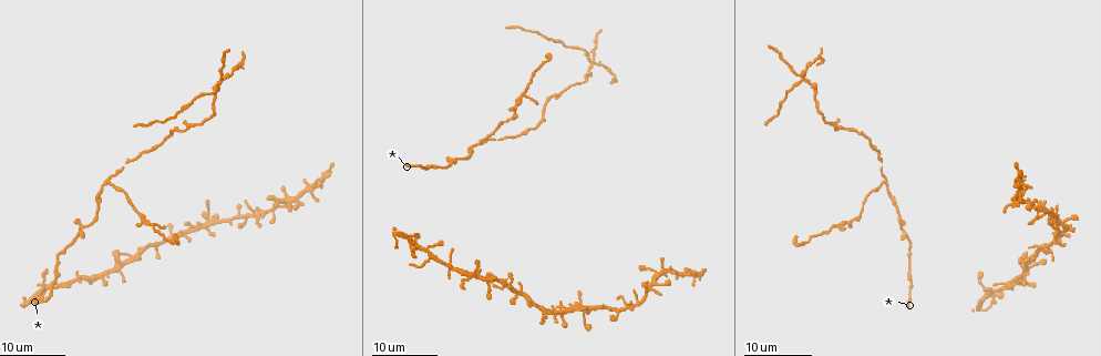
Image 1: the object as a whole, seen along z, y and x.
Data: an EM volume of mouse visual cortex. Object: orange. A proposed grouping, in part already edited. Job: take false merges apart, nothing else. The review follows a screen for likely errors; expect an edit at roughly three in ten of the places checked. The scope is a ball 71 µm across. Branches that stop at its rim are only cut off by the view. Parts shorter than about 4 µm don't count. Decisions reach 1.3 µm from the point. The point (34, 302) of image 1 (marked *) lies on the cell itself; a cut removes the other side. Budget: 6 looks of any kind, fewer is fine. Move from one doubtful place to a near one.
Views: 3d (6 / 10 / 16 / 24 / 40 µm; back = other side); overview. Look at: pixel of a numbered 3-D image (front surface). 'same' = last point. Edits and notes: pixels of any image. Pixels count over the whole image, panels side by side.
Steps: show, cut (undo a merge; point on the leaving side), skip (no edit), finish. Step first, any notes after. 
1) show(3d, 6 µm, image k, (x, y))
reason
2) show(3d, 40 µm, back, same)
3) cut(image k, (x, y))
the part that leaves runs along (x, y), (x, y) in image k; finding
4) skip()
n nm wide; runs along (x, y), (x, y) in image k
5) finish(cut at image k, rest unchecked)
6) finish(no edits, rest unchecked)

show(3d, 16 µm, image 1, (461, 159))
two arms in line, one across

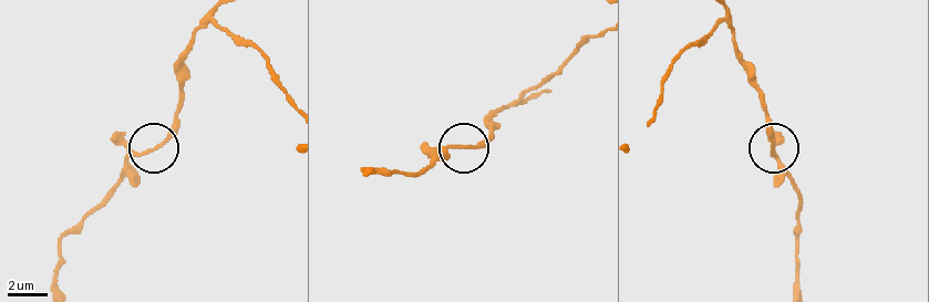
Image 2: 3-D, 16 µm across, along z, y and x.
show(3d, 6 µm, image 2, (772, 150))

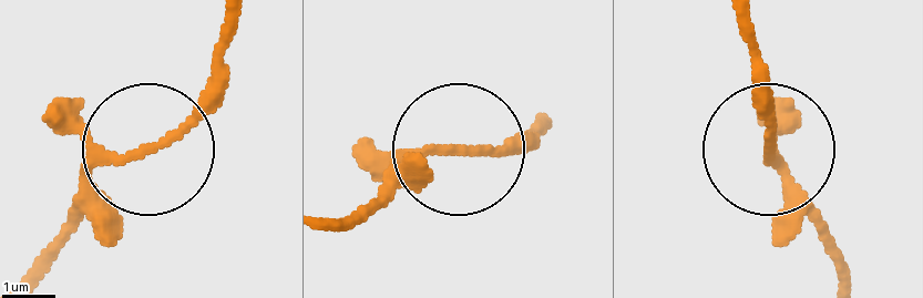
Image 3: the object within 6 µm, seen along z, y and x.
skip()
3 arms; runs along (19, 280), (99, 162), (164, 135), (226, 47) in image 3; all the same cell

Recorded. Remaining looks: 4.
show(3d, 24 µm, image 1, (882, 180))
branch point

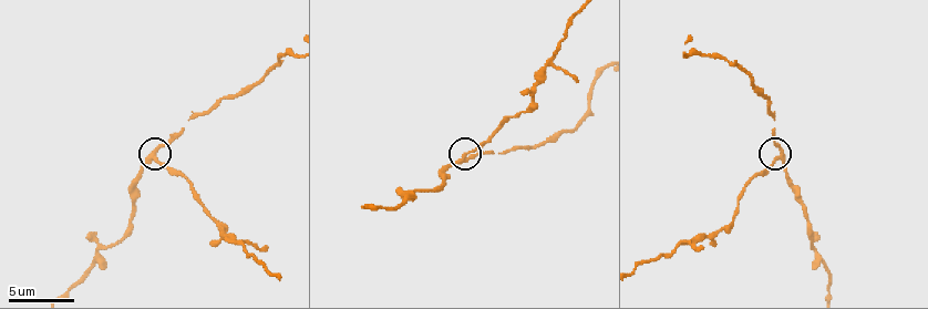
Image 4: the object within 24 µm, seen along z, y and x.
show(3d, 6 µm, image 4, (464, 159))
closer look

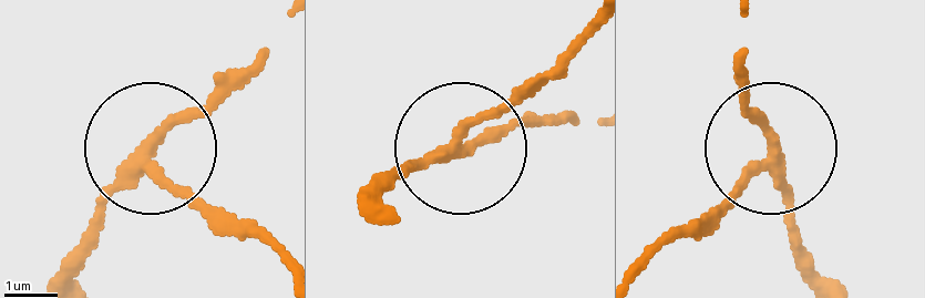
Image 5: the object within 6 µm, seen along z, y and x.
cut(image 5, (202, 201))
210 nm wide; the part that leaves runs along (151, 162), (287, 264) in image 5; a second cell is stuck on

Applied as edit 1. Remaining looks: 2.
finish(cut at image 5, rest unchecked)

